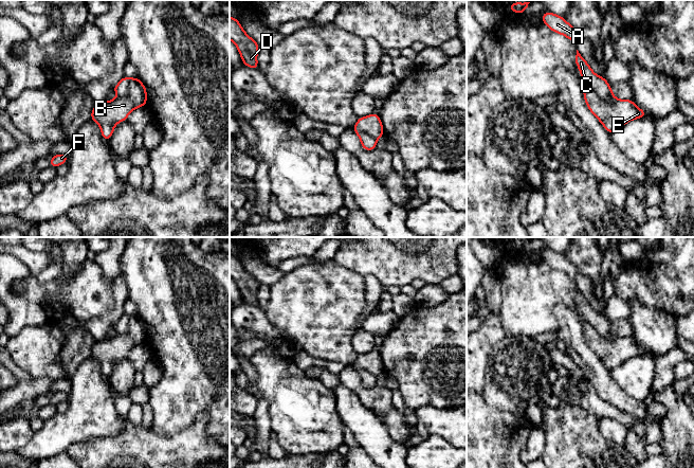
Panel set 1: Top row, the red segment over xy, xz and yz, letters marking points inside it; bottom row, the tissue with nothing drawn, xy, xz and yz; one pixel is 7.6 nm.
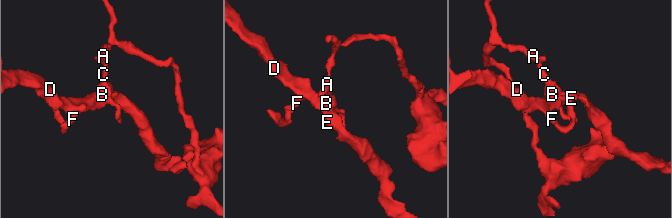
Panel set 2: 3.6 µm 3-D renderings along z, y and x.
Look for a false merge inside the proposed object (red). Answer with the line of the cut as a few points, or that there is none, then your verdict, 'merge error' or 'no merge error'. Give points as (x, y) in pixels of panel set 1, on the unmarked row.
cut yz (586, 322), (608, 340), (614, 340), (617, 337); merge error

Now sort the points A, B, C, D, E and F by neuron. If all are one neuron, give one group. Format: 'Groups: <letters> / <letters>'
Groups: A C / B D E F

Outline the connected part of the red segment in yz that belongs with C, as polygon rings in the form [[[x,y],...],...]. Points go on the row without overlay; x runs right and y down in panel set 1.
[[[578,287],[574,294],[574,300],[579,304],[580,311],[585,322],[591,324],[600,336],[608,341],[613,341],[617,338],[605,314],[598,313]]]

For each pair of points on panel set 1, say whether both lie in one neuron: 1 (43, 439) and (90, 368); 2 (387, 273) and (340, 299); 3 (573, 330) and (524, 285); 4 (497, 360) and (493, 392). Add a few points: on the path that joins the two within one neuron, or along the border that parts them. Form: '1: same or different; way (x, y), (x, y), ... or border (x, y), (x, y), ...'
1: same; way (62, 425), (88, 399), (88, 388)
2: different; border (347, 268), (363, 276)
3: different; border (564, 304), (559, 304), (554, 308), (558, 329)
4: same; way (497, 367), (497, 384)

